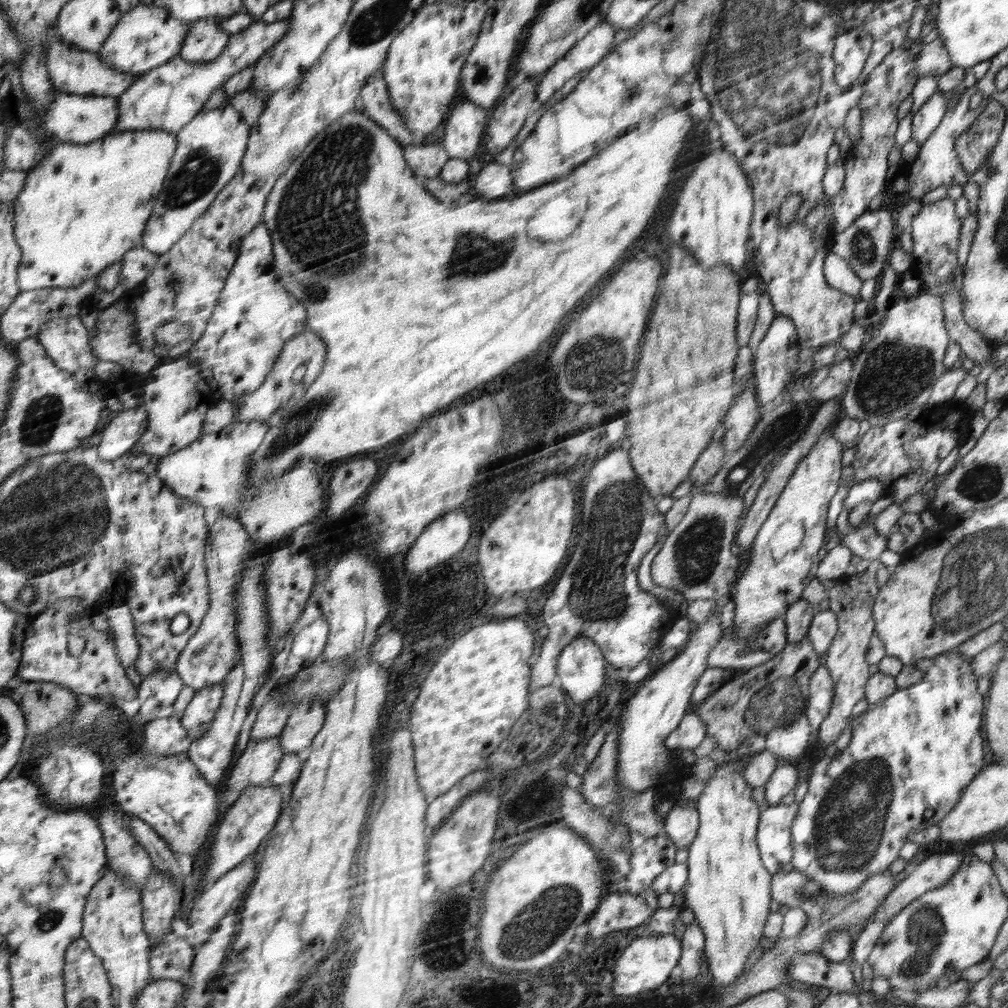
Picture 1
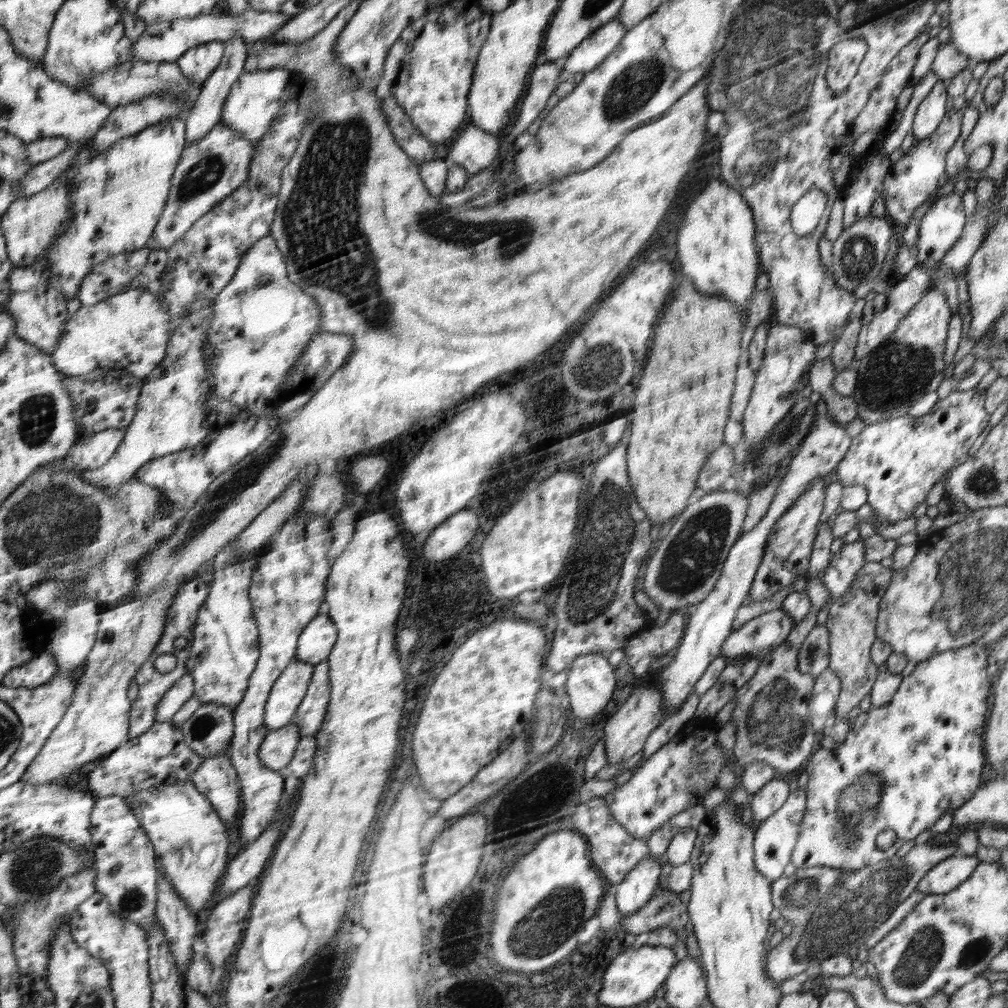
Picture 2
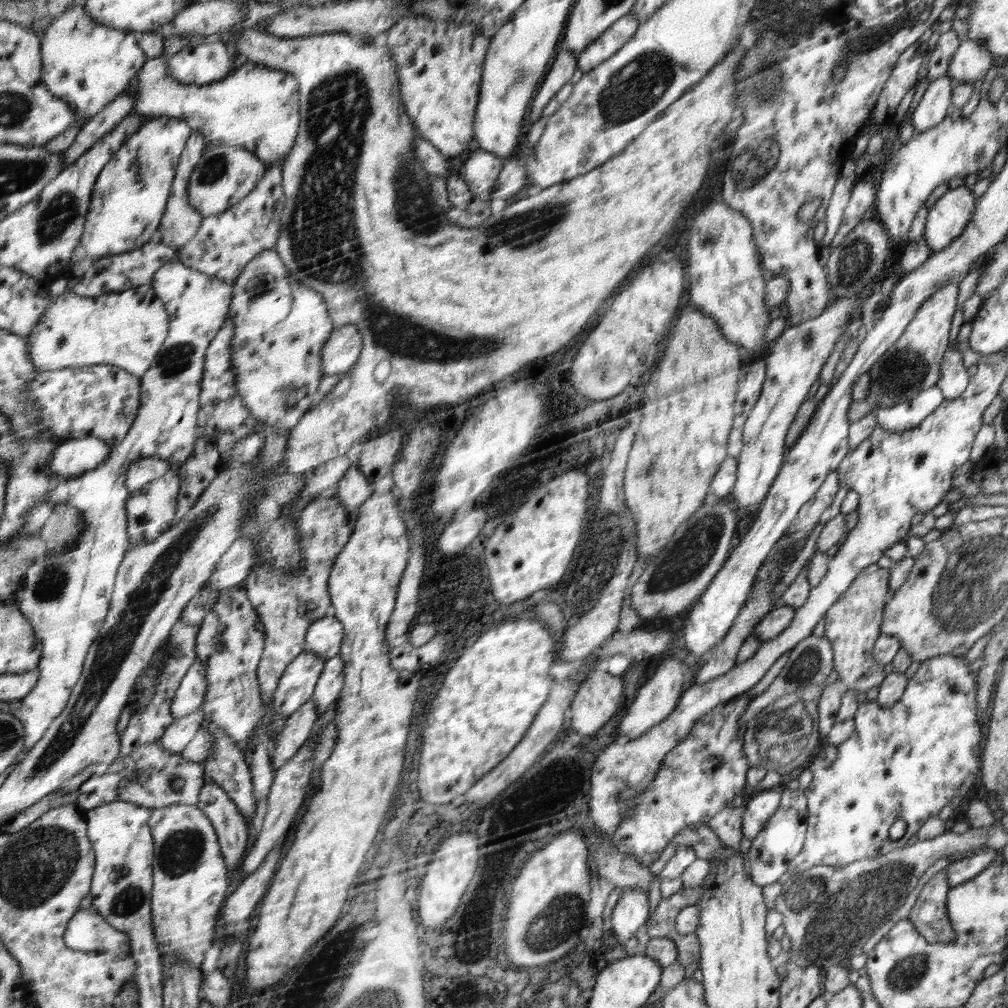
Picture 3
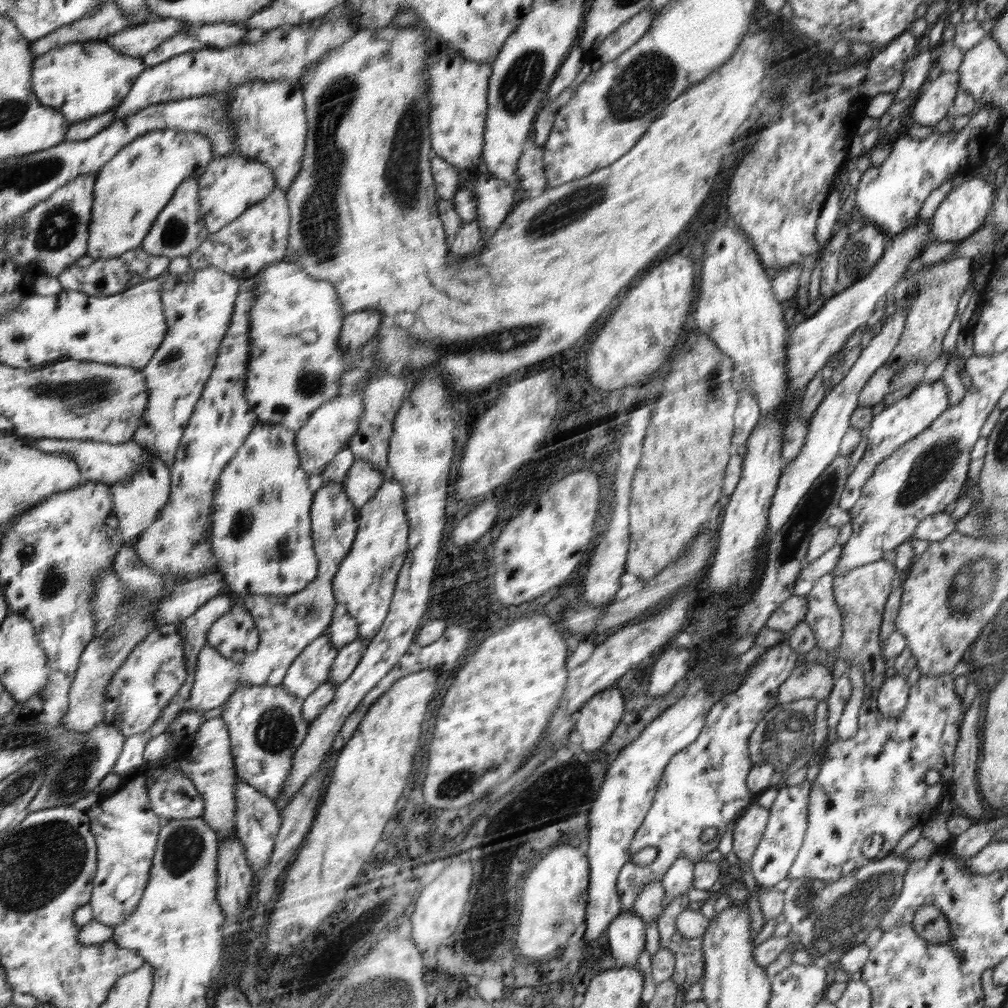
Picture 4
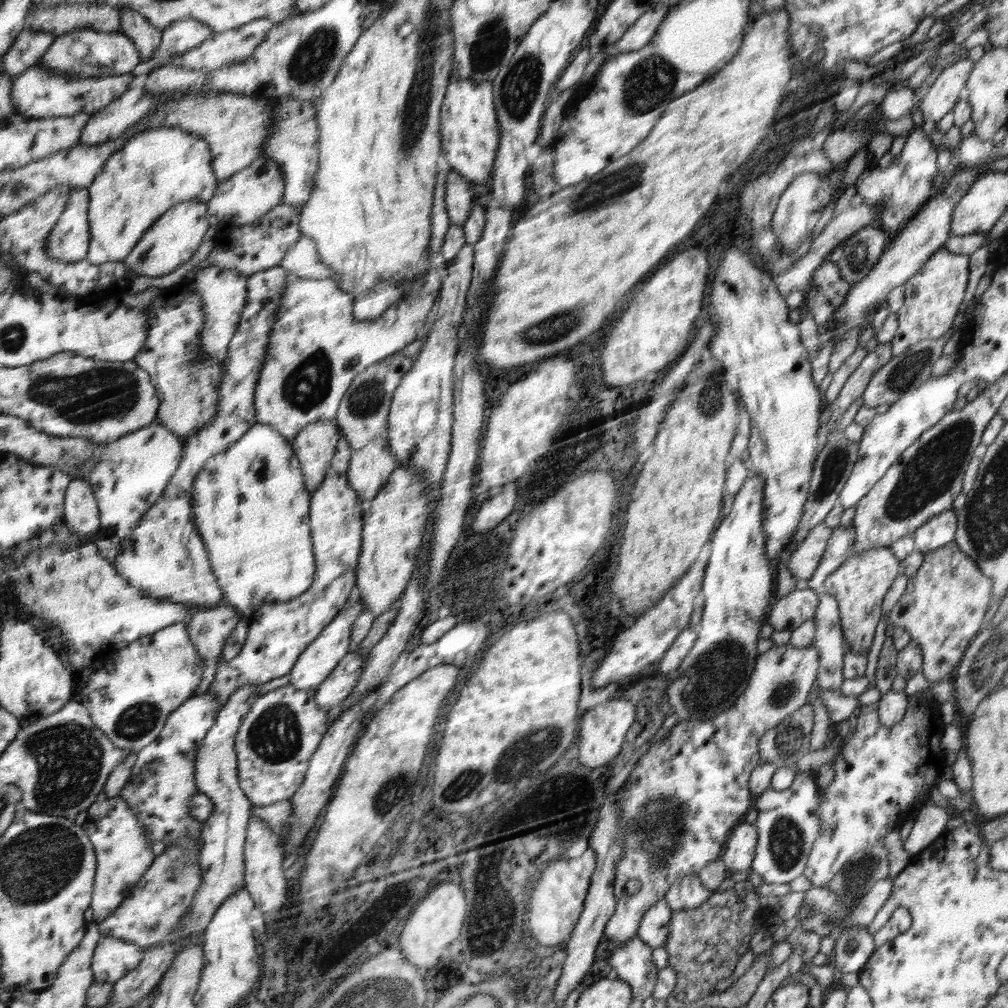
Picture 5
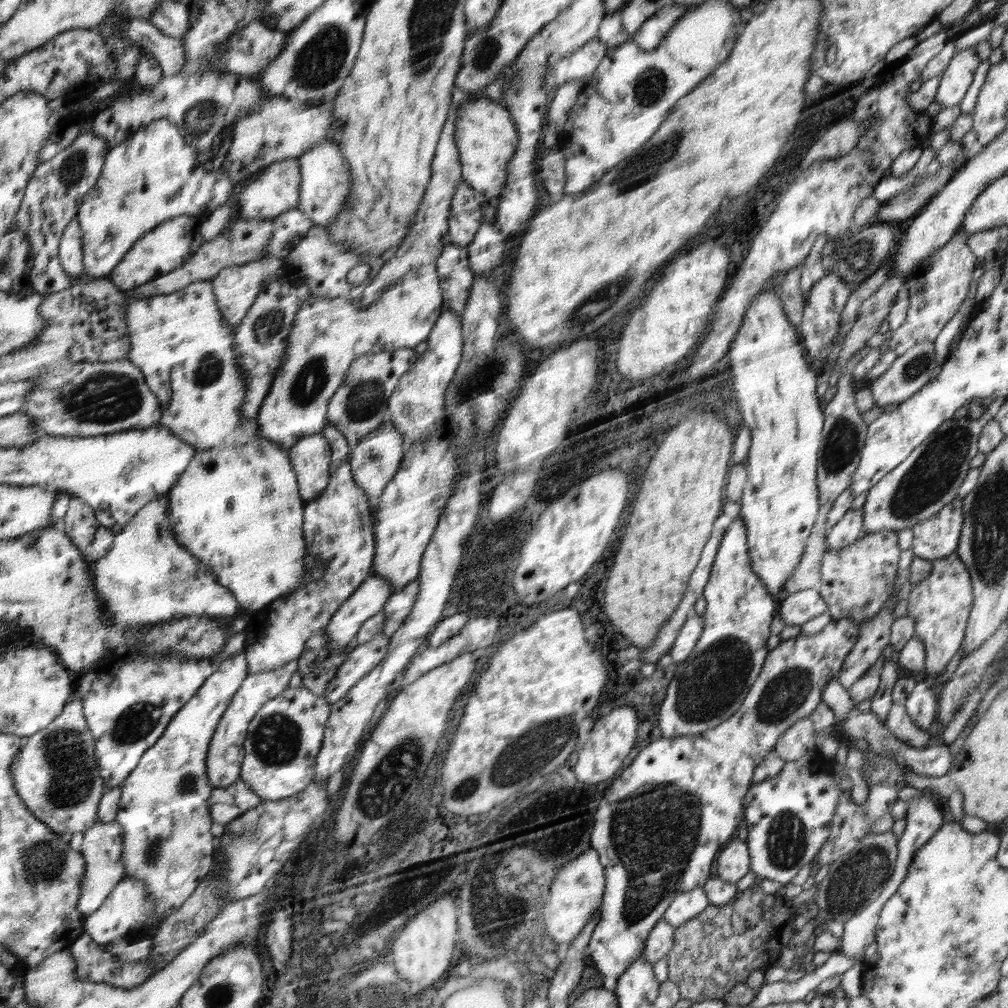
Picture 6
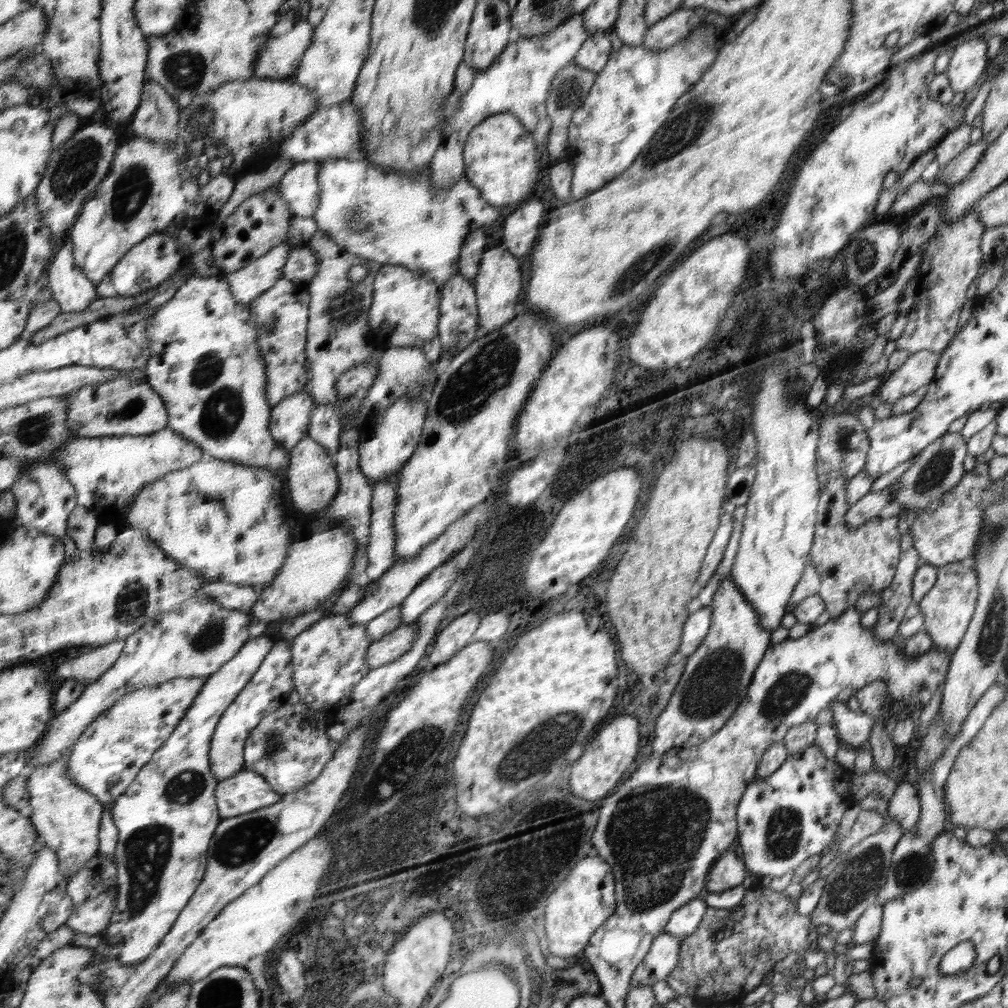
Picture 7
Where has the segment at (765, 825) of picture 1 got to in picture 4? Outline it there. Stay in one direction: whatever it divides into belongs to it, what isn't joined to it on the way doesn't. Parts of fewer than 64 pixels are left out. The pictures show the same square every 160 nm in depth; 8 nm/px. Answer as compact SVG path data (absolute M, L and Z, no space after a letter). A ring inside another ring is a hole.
M804 779L796 786L778 786L778 794L769 808L767 827L750 862L756 883L762 887L774 887L788 877L788 871L796 860L808 826L807 808L811 782Z

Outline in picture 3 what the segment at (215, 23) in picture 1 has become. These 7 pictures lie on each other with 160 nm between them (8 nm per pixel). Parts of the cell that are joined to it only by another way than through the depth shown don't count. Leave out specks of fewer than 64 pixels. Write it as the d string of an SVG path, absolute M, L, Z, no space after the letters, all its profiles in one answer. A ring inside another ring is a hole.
M219 41L200 42L184 48L167 60L168 71L181 84L204 84L220 82L233 72L233 59L229 50Z

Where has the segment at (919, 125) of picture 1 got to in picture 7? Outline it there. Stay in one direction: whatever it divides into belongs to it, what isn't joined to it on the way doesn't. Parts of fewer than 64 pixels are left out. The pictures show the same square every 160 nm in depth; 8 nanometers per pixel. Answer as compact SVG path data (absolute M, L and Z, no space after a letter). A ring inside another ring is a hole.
M984 38L958 45L945 70L954 94L970 91L980 80L988 63L987 41Z

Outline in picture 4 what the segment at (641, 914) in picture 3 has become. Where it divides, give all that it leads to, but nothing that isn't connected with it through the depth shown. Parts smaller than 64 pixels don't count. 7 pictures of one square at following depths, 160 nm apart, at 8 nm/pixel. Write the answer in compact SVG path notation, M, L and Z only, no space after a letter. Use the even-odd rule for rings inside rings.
M630 909L628 913L620 912L607 929L612 957L617 962L616 967L637 966L646 941L642 919Z

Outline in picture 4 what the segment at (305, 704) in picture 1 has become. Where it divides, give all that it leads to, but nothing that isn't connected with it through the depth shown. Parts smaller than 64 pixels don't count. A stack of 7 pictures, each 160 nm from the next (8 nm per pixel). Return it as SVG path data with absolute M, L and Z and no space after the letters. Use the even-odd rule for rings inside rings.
M362 639L353 640L339 649L327 682L332 682L336 688L343 684L353 674L366 650L367 644Z

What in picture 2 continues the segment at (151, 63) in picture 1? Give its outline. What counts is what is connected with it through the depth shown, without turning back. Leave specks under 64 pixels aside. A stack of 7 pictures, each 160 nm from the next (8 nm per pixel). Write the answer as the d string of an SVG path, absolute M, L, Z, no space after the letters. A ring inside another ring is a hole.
M248 9L238 16L225 14L225 11L217 11L207 15L198 15L191 19L164 20L147 26L147 30L138 40L132 41L132 59L144 62L174 63L184 54L201 44L211 41L232 40L235 36L241 36L245 42L260 41L280 30L292 15L285 15L280 11L260 12Z

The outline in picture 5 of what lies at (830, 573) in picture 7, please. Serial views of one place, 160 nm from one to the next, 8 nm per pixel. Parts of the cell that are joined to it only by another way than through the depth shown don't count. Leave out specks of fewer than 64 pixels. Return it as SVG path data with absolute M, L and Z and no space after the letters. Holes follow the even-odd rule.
M872 548L871 551L855 553L846 559L816 589L817 592L825 592L837 600L843 639L852 652L868 654L870 651L876 625L881 617L882 600L899 574L898 566L900 561L889 548Z

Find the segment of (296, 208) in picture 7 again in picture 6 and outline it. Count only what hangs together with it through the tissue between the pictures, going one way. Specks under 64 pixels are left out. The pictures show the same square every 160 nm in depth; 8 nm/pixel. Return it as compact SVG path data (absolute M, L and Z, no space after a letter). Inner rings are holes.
M286 159L271 164L270 167L261 168L252 177L245 181L242 191L238 195L232 194L235 205L230 211L230 221L235 218L245 219L274 219L282 212L291 208L297 208L300 195L300 183L302 182L302 169L297 159Z

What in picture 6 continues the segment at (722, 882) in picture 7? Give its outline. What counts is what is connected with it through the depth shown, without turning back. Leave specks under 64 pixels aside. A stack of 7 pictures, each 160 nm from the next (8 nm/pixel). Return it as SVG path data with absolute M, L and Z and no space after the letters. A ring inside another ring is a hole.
M737 837L719 856L716 864L716 874L722 881L736 884L750 872L750 857L747 844Z

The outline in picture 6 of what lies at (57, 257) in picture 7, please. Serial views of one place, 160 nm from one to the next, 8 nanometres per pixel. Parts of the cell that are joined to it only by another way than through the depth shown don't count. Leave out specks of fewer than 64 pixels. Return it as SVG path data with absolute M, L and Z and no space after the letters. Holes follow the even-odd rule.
M77 216L68 223L59 243L59 263L69 276L84 274L83 270L83 231Z

